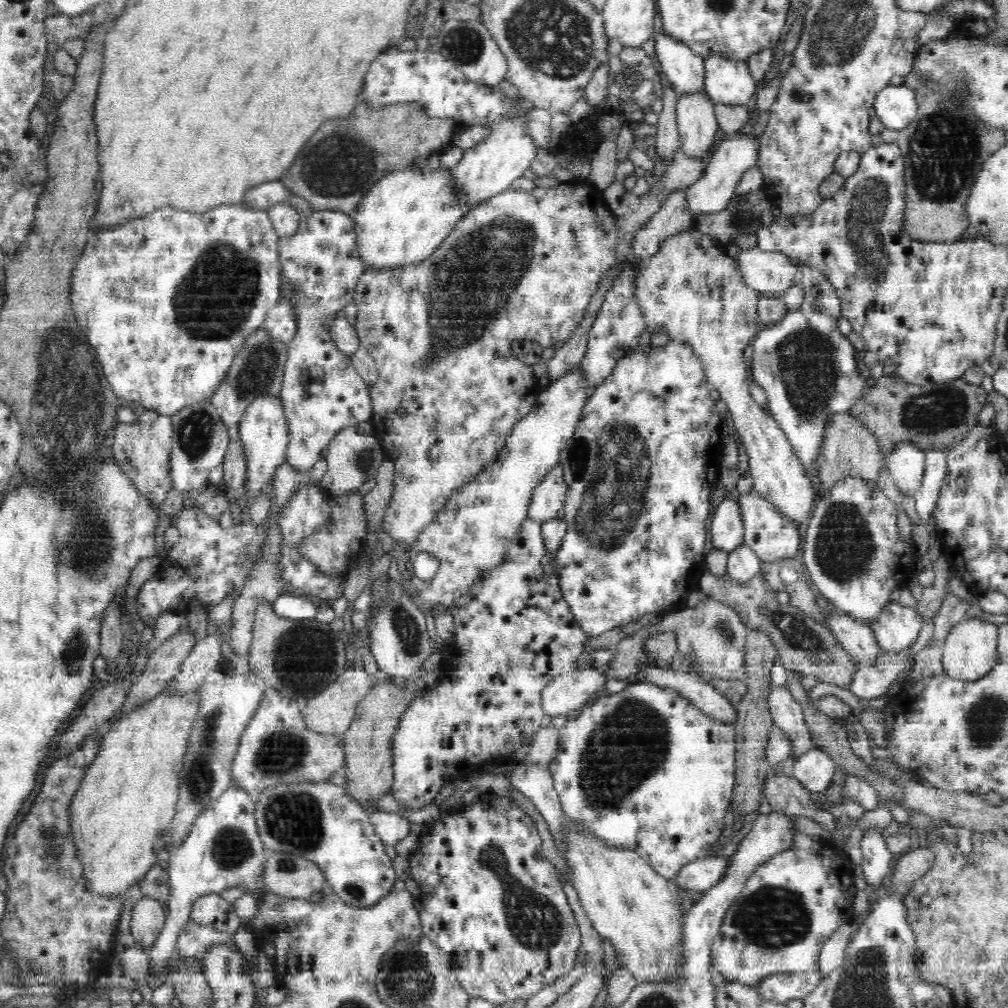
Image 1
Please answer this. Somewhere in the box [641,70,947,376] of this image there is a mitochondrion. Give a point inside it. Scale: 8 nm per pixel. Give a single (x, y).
(870, 198)

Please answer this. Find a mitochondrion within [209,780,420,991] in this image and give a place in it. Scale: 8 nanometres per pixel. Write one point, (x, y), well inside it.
(296, 820)

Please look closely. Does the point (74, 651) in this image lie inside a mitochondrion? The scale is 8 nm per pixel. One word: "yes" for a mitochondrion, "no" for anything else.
yes

